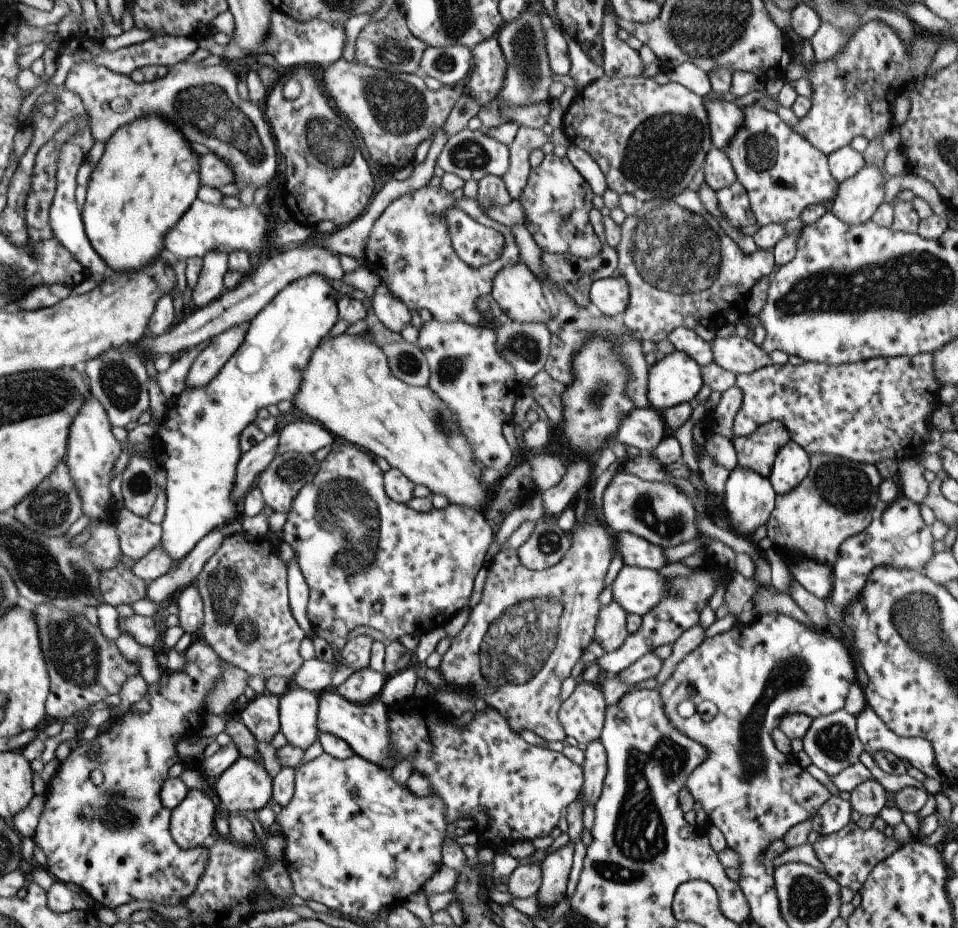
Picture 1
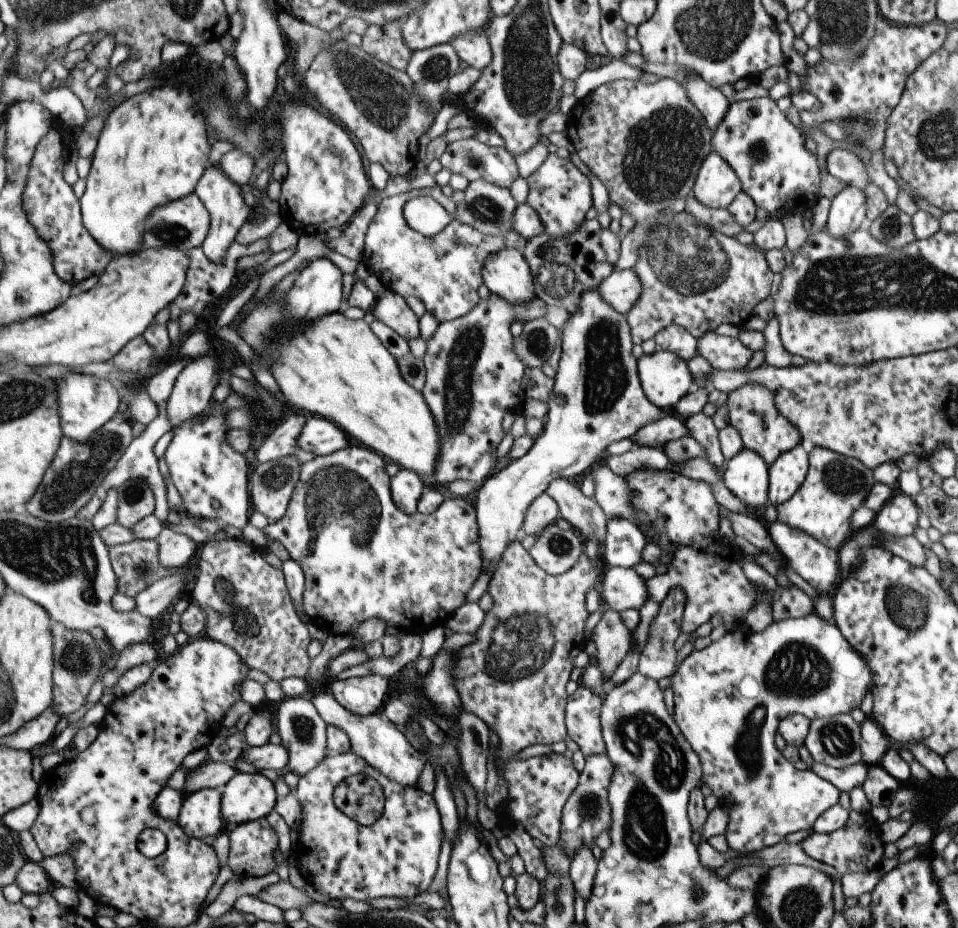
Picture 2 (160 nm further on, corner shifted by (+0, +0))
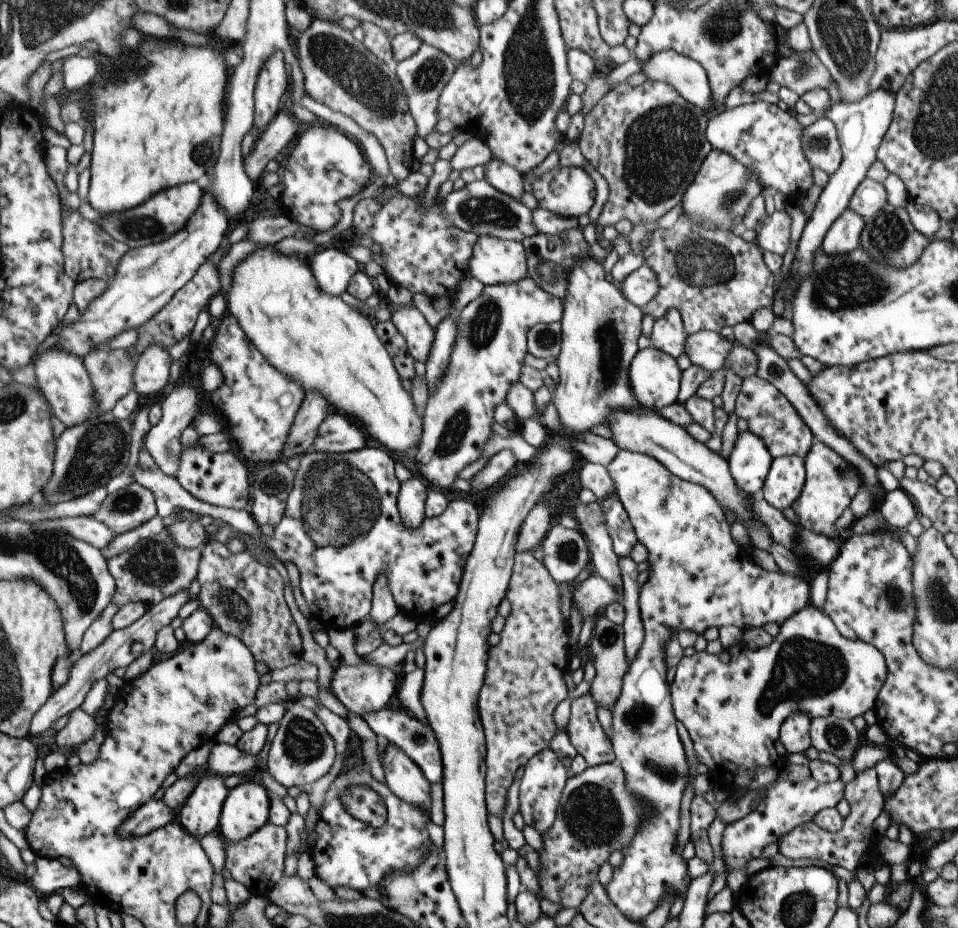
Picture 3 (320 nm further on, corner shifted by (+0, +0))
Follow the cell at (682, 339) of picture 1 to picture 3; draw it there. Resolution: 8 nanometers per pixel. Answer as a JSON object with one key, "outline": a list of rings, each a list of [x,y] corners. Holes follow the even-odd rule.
{"outline":[[[671,309],[653,321],[649,338],[651,347],[676,359],[683,353],[683,345],[687,337],[680,314],[675,309]]]}

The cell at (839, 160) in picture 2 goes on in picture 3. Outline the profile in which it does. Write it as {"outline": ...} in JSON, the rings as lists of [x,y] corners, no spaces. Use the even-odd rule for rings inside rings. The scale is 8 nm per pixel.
{"outline":[[[819,117],[802,130],[802,151],[812,167],[830,175],[842,159],[842,152],[833,122]]]}

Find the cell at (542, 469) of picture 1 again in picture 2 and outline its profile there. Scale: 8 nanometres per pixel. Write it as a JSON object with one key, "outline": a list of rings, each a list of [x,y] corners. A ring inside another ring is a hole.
{"outline":[[[566,478],[551,481],[544,490],[557,505],[559,517],[569,522],[572,529],[577,529],[585,538],[595,538],[600,555],[602,542],[606,535],[606,516],[602,508],[592,498],[586,498]]]}

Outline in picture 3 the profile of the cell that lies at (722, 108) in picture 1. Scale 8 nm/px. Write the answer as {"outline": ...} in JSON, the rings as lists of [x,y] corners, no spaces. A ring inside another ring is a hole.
{"outline":[[[667,49],[653,53],[640,67],[645,78],[664,82],[703,112],[713,107],[705,69],[691,57]]]}

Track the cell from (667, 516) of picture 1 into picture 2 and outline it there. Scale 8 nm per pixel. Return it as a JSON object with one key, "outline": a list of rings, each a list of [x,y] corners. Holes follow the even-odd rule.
{"outline":[[[603,462],[591,466],[588,472],[593,479],[592,499],[602,508],[607,519],[623,517],[638,525],[634,510],[630,503],[630,492],[624,478],[609,470]]]}

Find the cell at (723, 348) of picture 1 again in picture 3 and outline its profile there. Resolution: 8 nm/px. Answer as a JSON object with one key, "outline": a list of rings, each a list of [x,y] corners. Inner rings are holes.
{"outline":[[[697,331],[685,339],[683,353],[691,365],[713,372],[721,369],[732,342],[713,331]]]}

